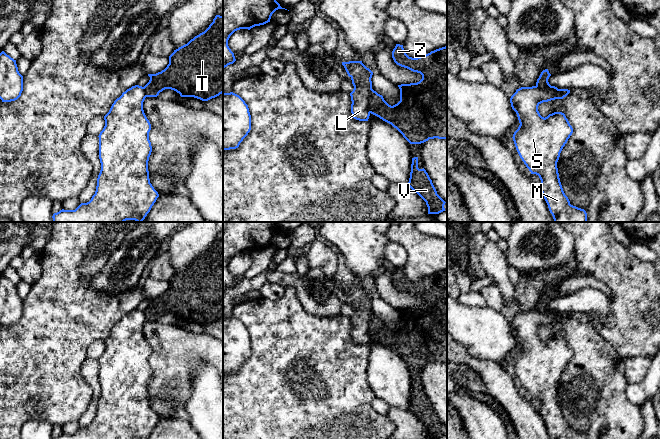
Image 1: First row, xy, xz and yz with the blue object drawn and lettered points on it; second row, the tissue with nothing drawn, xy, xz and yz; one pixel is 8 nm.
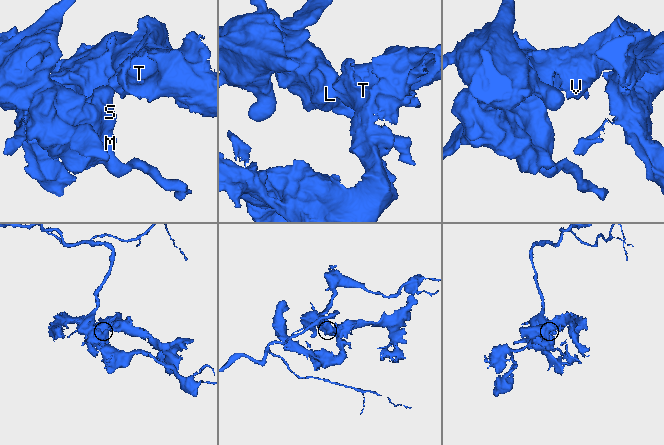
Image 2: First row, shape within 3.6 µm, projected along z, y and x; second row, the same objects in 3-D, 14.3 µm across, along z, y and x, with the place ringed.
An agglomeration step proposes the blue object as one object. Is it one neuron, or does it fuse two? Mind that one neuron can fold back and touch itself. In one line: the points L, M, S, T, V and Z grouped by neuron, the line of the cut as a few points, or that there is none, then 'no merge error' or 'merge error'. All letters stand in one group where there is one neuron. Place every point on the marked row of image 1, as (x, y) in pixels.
L M S / T V Z | xz (372, 89), (369, 95), (369, 112) | merge error

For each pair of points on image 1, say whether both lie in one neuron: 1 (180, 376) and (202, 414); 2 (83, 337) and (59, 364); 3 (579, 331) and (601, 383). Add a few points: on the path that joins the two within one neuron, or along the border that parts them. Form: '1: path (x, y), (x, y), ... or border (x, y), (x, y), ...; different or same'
1: border (187, 370), (190, 395), (183, 409); different
2: path (76, 344), (63, 357); same
3: path (587, 344), (595, 361), (595, 370); same

